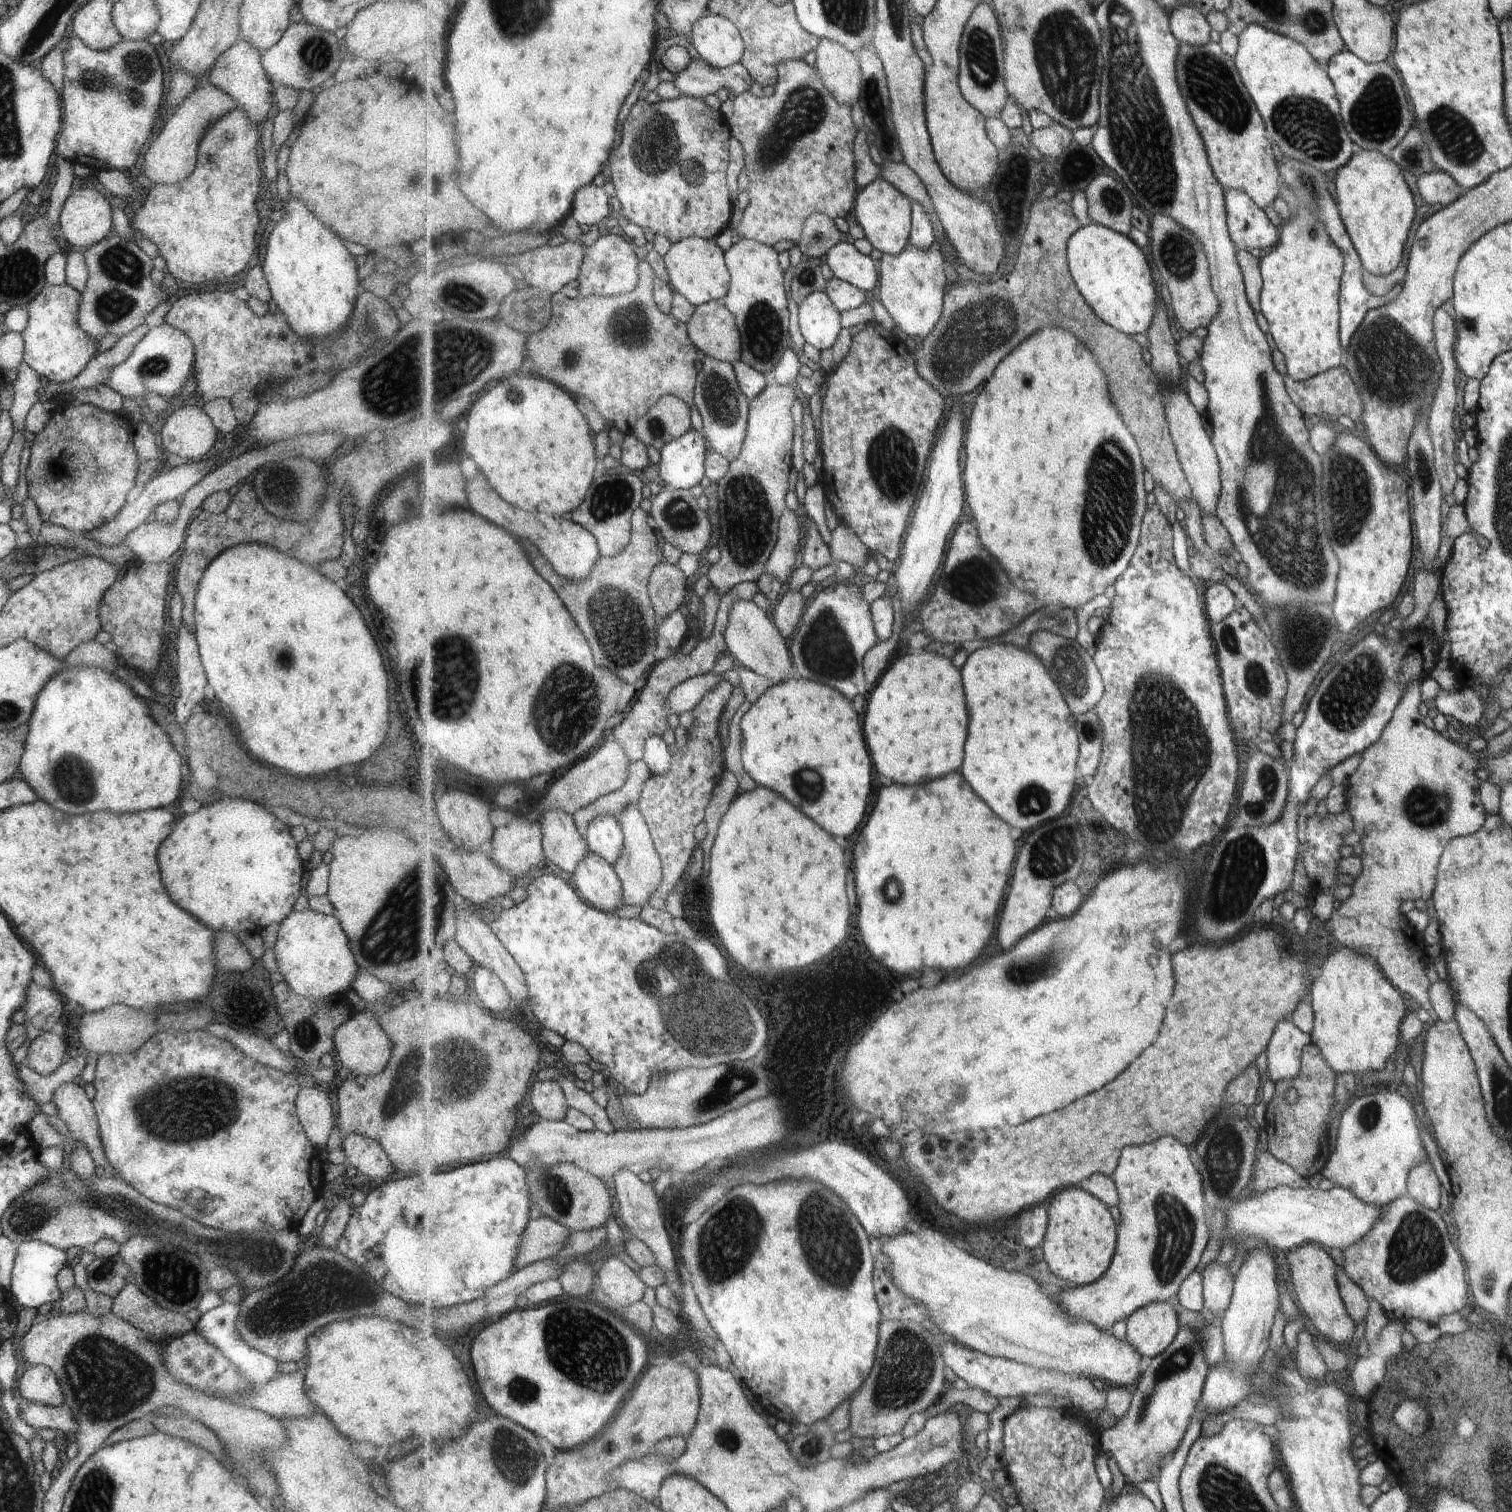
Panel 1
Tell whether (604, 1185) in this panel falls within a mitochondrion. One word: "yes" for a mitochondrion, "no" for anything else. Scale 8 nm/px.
no

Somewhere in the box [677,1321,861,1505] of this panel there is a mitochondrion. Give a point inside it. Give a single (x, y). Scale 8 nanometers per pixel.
(729, 1440)

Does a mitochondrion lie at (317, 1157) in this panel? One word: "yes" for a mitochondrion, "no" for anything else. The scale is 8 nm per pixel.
no

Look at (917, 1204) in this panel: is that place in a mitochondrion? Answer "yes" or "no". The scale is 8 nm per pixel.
no

